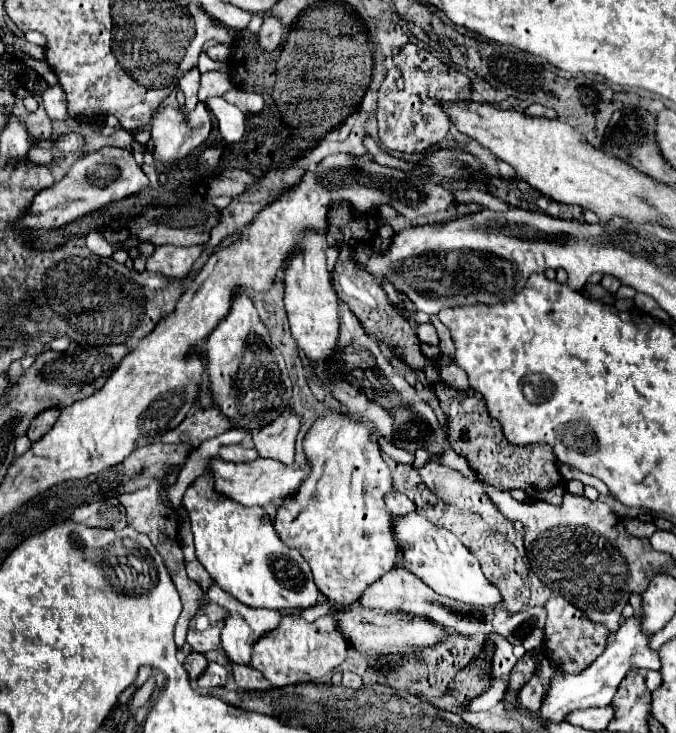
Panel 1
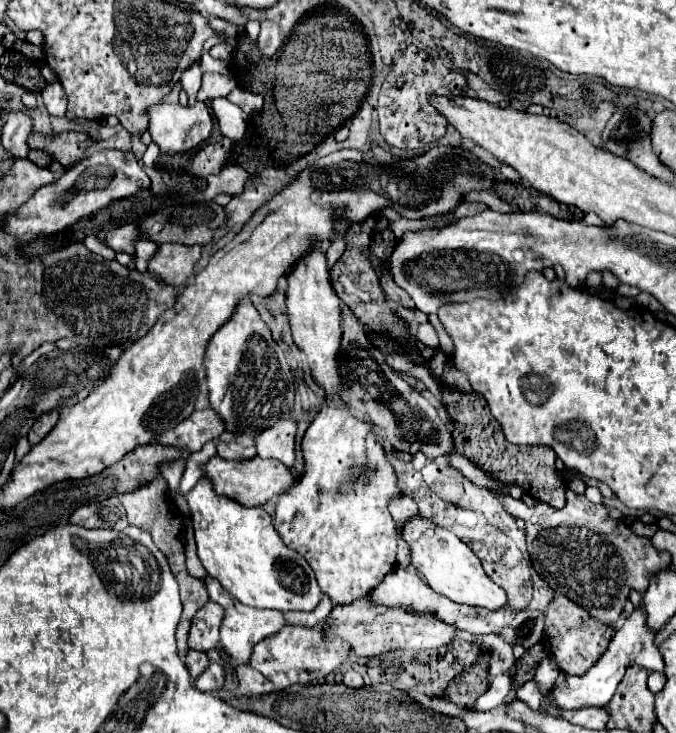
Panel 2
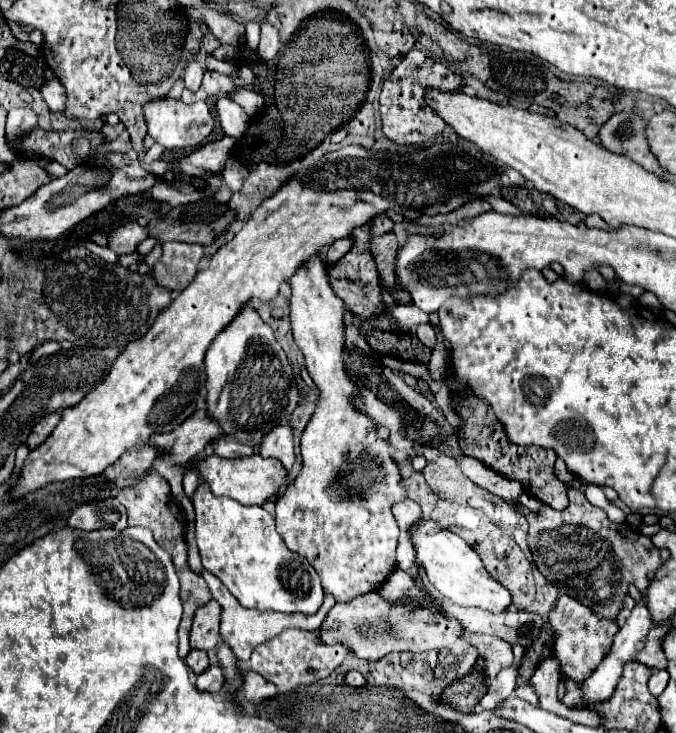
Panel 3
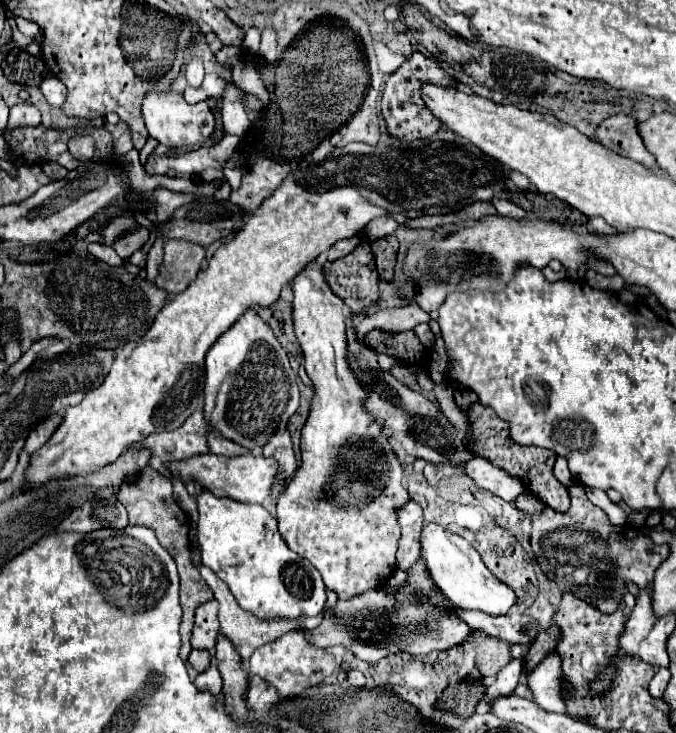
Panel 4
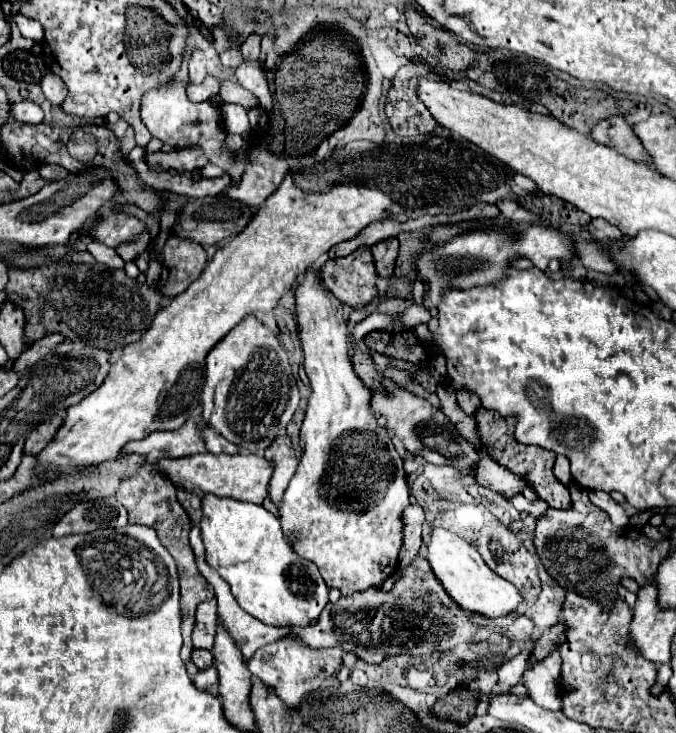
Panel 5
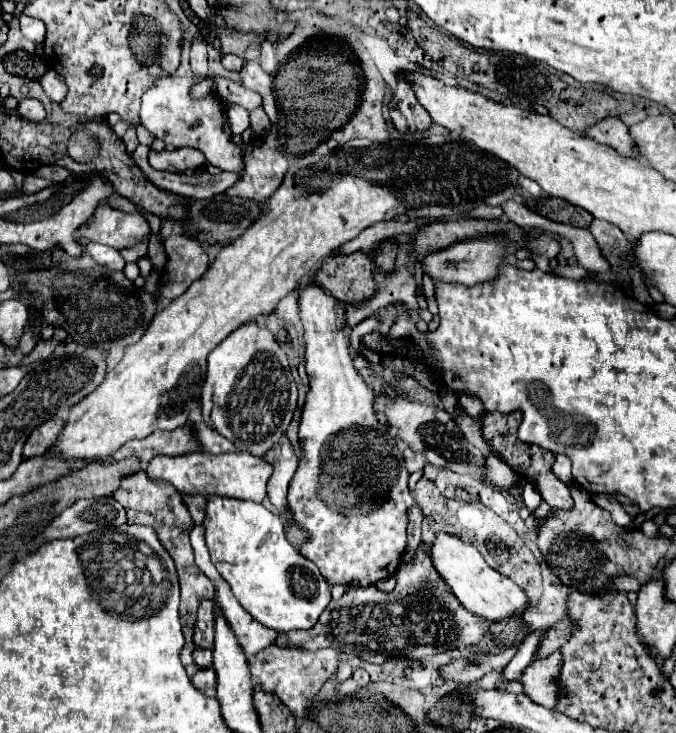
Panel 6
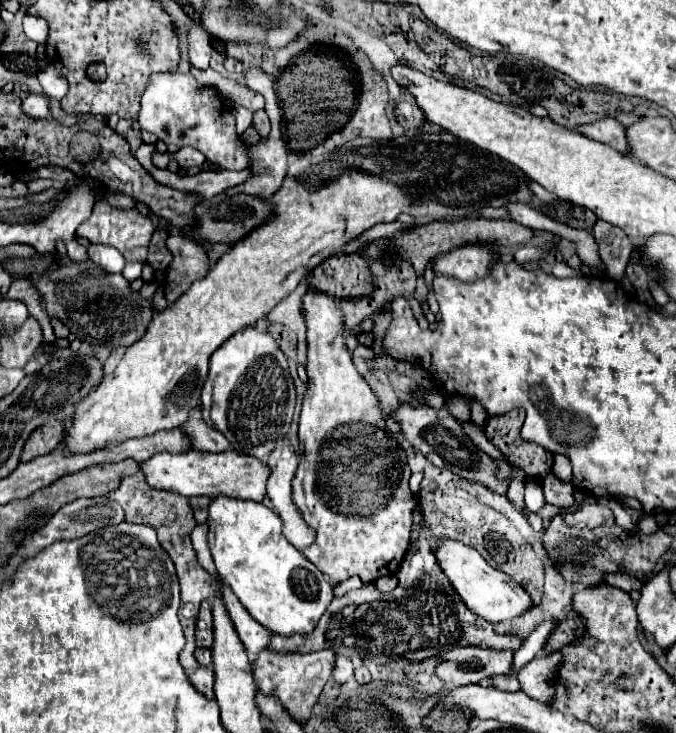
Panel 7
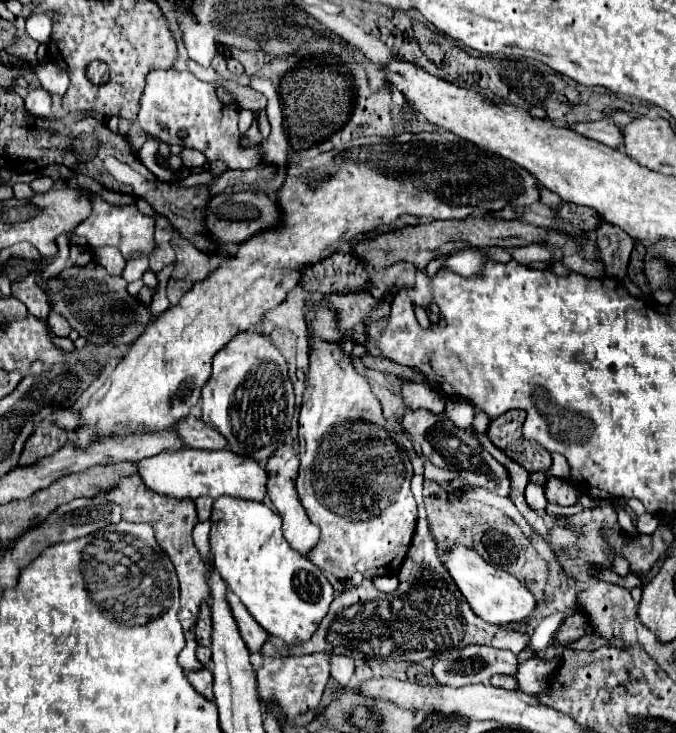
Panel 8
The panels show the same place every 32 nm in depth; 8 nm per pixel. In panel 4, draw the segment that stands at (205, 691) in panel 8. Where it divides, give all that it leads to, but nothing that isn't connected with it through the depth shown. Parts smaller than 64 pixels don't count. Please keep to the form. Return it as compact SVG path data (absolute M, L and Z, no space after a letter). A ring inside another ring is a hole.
M210 666L206 672L198 674L198 678L196 678L194 684L196 684L198 690L208 690L210 694L220 694L220 690L222 690L220 670L216 666Z

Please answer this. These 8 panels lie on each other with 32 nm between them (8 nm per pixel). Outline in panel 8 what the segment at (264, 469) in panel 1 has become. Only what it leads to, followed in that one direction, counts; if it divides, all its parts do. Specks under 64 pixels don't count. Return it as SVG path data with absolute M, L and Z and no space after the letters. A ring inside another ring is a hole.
M184 448L176 452L168 450L156 456L150 456L146 460L140 460L138 472L150 490L166 496L176 496L176 498L232 496L232 498L260 502L266 496L266 480L268 480L268 474L258 464L258 460L240 456L230 450L220 450L220 452L192 450L192 448Z

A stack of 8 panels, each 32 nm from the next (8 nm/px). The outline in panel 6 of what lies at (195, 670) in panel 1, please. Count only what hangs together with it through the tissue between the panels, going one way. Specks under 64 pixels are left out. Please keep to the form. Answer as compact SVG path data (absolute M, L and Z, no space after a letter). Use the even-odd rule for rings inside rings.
M196 648L194 650L194 662L198 664L198 668L212 666L212 652L210 650L204 650L204 648Z

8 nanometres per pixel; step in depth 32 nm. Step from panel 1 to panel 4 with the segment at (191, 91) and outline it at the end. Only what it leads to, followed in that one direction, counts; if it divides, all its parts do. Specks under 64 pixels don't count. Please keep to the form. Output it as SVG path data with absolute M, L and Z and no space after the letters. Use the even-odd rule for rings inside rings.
M194 58L190 64L186 64L186 82L188 86L198 88L202 84L202 78L204 78L204 64L198 58Z

